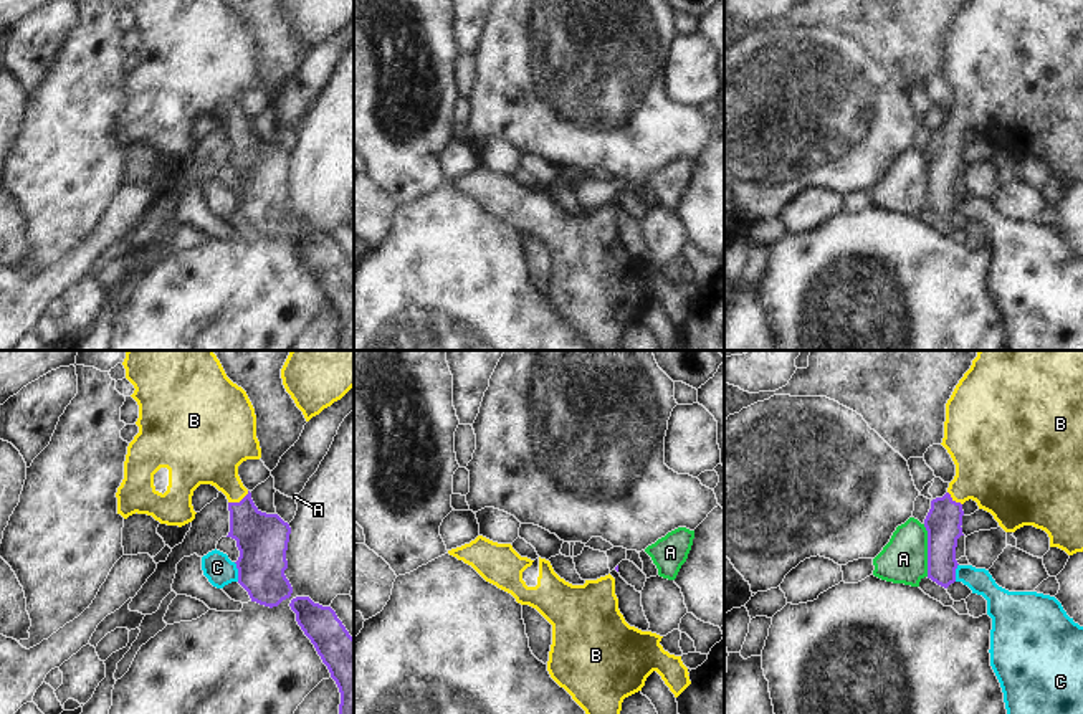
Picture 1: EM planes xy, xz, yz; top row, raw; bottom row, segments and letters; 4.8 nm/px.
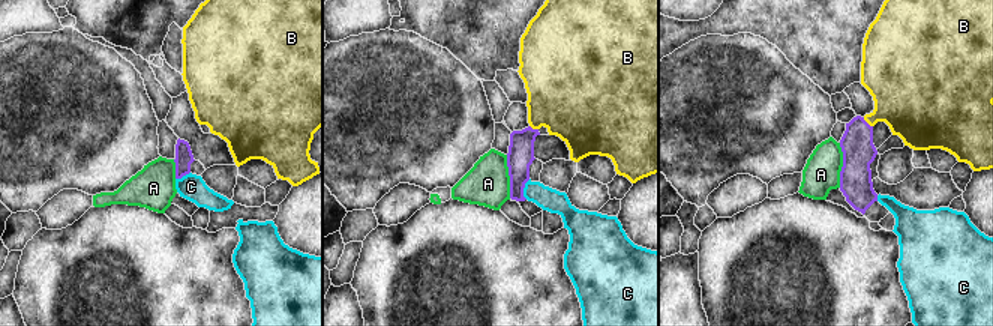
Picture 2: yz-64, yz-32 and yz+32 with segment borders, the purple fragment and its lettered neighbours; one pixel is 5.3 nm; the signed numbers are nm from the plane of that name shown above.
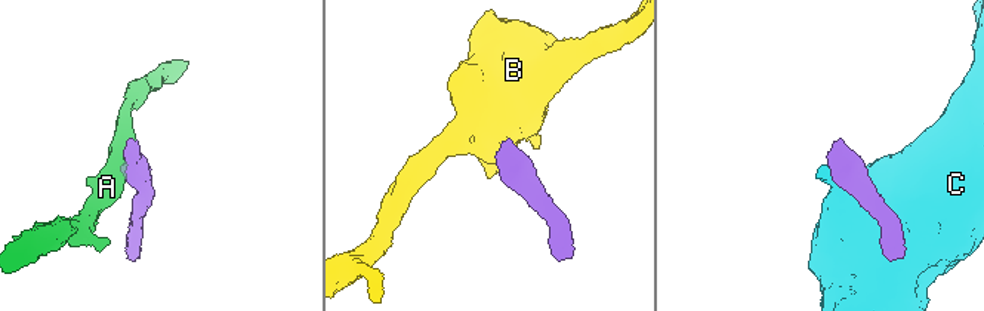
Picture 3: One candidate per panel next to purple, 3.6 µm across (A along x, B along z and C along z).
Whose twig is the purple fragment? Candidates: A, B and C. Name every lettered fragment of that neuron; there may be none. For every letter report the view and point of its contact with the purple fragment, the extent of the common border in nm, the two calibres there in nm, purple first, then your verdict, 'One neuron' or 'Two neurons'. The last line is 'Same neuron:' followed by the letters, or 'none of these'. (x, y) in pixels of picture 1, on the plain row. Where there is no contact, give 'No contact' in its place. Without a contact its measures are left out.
A: Touches purple at yz (928, 180). Shared border 260 nm. Thickness 180 nm (purple) against 220 nm. Two neurons
B: Touches purple at xy (240, 131). Shared border 120 nm. Thickness 260 nm (purple) against 260 nm. One neuron
C: Touches purple at xy (238, 202). Shared border 100 nm. Thickness 260 nm (purple) against 150 nm. Two neurons
Same neuron: B

